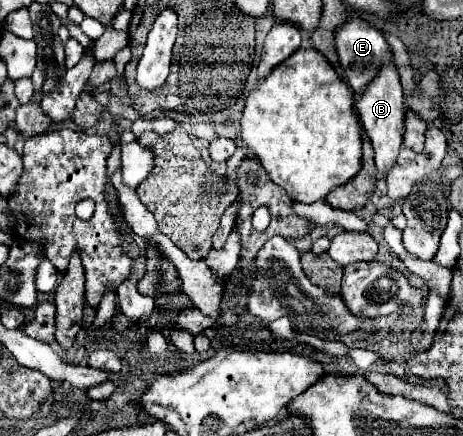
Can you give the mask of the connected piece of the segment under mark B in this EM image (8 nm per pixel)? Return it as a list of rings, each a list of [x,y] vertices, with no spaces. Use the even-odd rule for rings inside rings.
[[[387,64],[373,84],[367,86],[363,96],[357,100],[357,112],[361,118],[361,124],[373,144],[375,150],[375,166],[379,176],[385,176],[399,156],[399,148],[403,146],[403,128],[405,128],[405,98],[399,84],[399,74],[395,70],[395,64]]]

